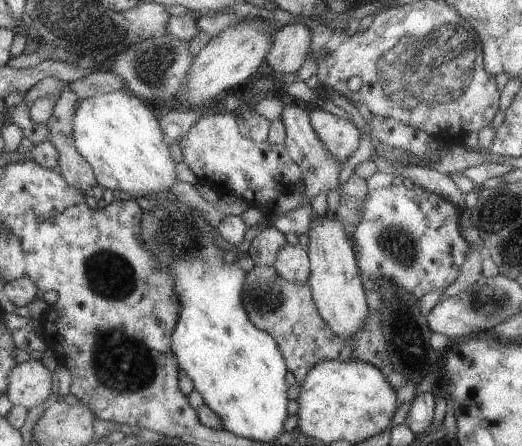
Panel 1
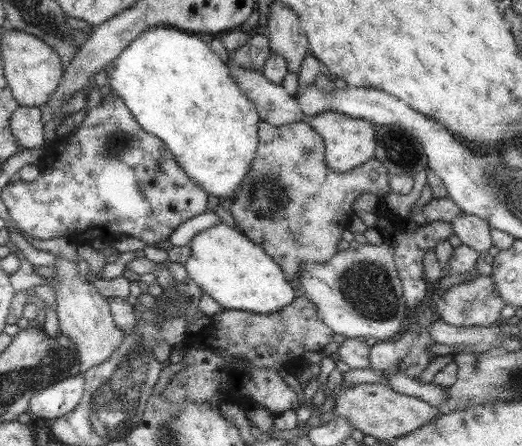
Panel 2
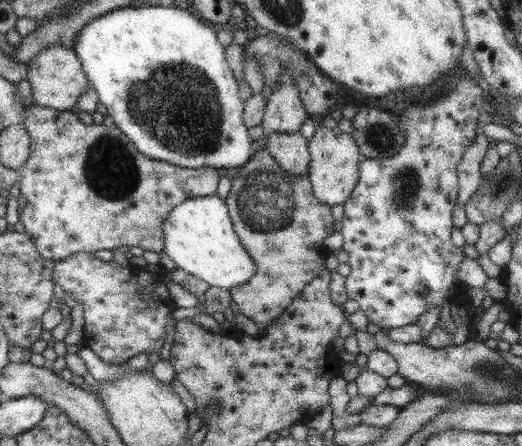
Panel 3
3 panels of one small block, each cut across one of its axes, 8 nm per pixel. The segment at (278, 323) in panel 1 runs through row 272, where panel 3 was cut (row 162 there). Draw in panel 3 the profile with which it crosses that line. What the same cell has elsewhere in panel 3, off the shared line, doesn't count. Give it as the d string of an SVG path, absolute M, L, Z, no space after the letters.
M265 148L255 150L247 164L239 167L236 176L230 180L230 189L224 200L238 239L255 261L255 276L247 283L229 289L231 301L237 305L239 313L255 325L271 324L315 276L327 271L327 256L334 253L327 248L327 236L335 236L335 228L339 228L340 220L335 220L331 205L320 203L315 198L309 174L296 177L281 168Z

